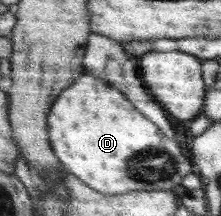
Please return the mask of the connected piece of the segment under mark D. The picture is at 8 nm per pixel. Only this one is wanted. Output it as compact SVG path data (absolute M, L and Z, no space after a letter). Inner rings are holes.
M84 72L77 80L74 86L70 86L70 90L66 90L66 94L62 94L62 98L57 98L58 102L53 103L48 120L50 142L54 142L54 154L62 158L61 164L65 171L105 195L130 191L173 191L182 182L182 178L192 172L190 162L182 156L174 141L160 136L157 124L140 114L122 92L88 72Z

